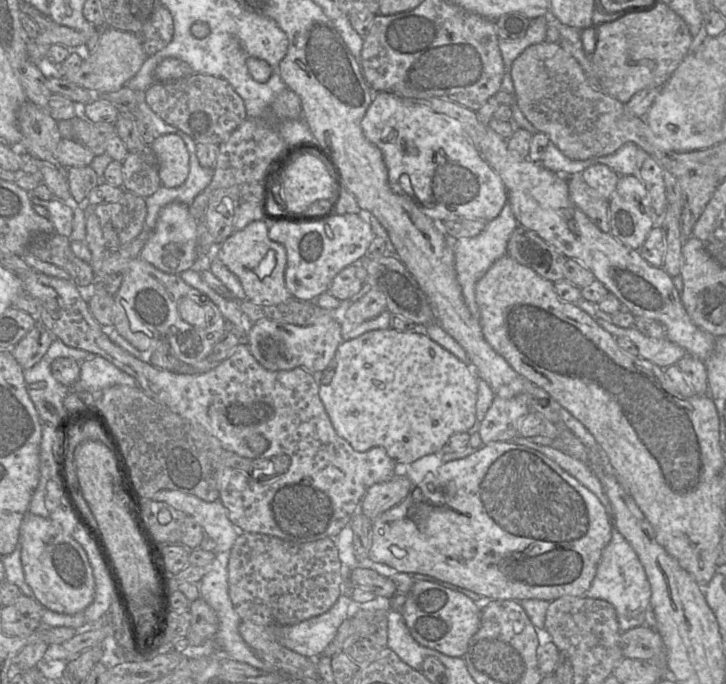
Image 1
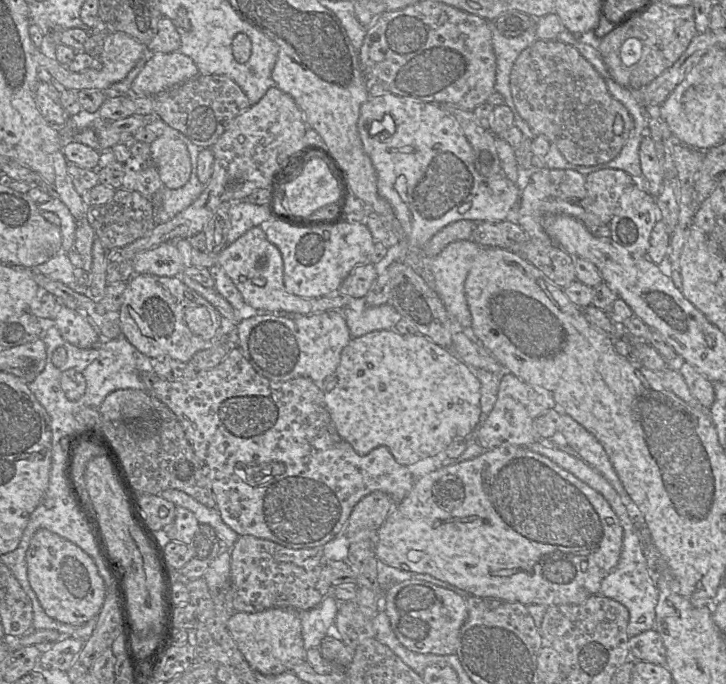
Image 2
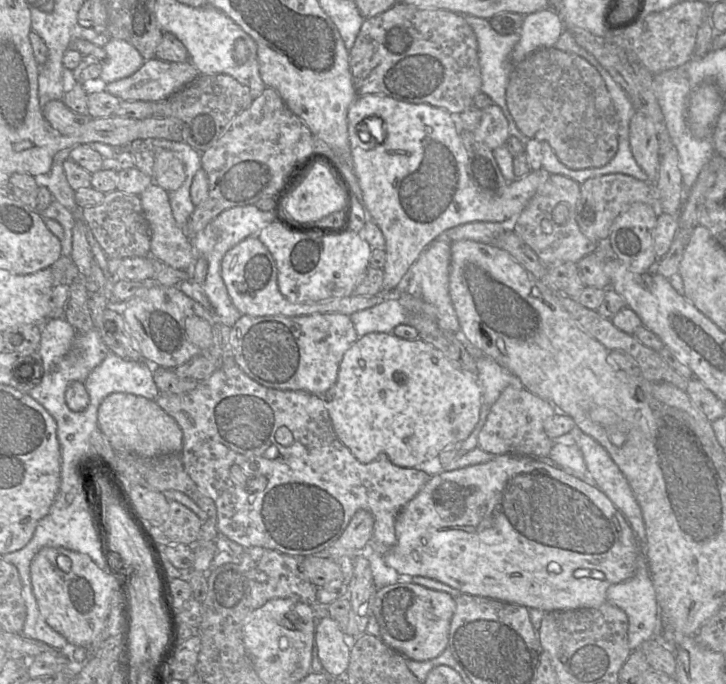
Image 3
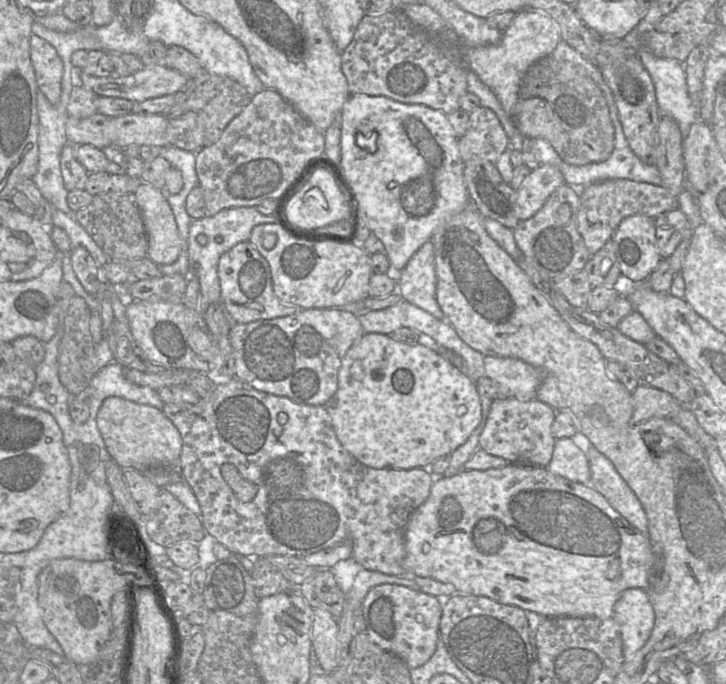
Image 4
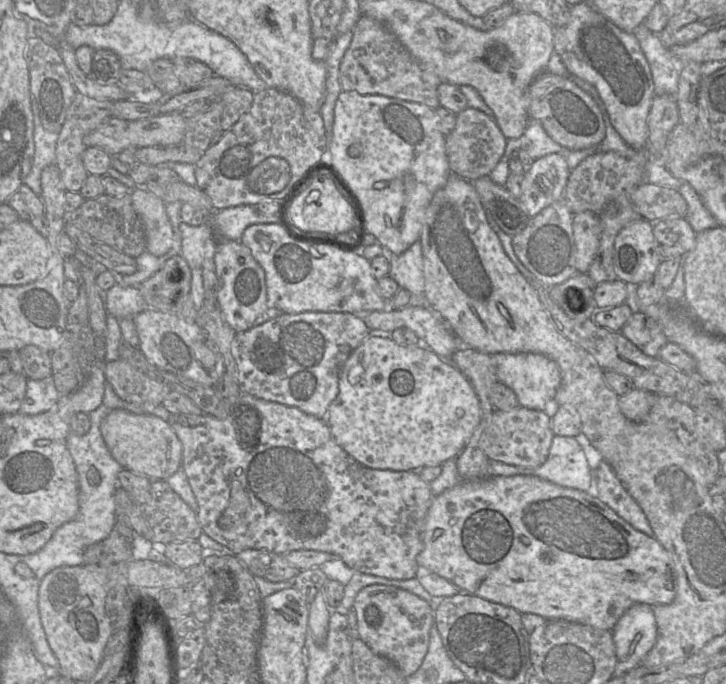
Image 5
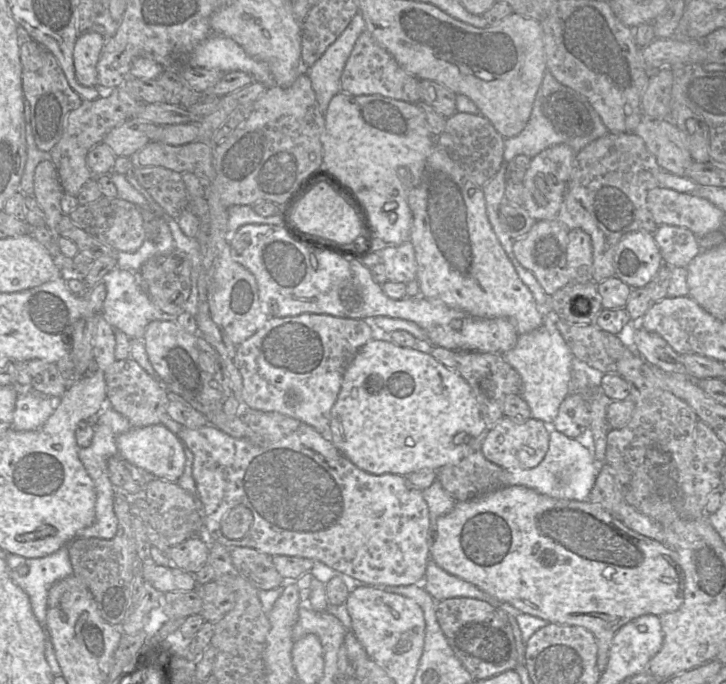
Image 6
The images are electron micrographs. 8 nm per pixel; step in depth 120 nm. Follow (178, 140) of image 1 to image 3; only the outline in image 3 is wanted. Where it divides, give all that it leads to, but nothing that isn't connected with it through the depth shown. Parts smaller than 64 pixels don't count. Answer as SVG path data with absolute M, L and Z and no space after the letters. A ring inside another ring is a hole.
M165 149L153 151L155 152L154 183L167 192L178 190L186 178L185 167L179 154Z

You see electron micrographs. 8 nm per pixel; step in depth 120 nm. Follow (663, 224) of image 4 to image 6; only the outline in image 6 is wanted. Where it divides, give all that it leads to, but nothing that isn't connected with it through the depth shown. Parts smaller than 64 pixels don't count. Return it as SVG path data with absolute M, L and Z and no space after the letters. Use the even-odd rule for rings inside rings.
M659 225L653 234L662 261L669 267L687 267L702 251L698 238L687 228Z

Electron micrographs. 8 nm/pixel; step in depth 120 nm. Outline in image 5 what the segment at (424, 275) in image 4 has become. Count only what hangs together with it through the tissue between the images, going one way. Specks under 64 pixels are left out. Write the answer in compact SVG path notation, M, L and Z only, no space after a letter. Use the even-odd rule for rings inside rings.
M416 241L400 255L393 254L389 249L382 249L382 255L390 263L388 276L392 278L400 288L409 291L413 297L423 297L425 279L420 241Z

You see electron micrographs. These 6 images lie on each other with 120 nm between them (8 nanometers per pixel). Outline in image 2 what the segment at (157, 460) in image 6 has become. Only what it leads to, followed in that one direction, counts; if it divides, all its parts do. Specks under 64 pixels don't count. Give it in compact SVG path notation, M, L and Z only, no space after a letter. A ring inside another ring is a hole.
M122 389L108 394L99 412L107 421L175 417L166 405L142 390Z

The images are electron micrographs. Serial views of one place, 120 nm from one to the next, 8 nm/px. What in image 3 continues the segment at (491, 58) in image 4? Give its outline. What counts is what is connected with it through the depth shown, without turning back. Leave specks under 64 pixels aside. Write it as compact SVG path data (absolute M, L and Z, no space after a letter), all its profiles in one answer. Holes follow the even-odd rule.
M551 7L524 15L520 39L511 53L513 64L524 60L529 54L540 49L553 47L565 26L559 13Z

